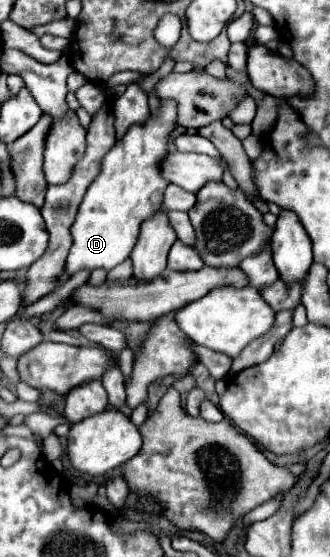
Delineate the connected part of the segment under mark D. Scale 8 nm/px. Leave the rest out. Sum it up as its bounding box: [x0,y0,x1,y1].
[66,102,176,274]

